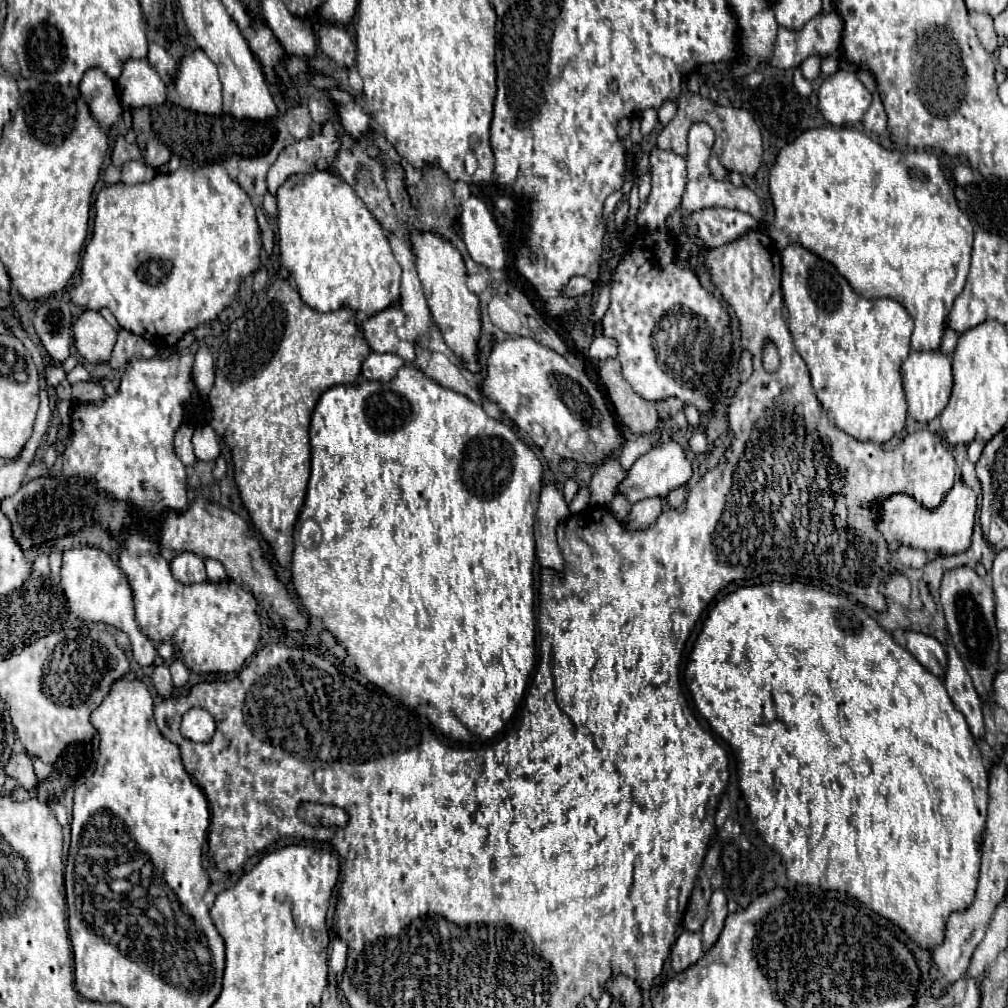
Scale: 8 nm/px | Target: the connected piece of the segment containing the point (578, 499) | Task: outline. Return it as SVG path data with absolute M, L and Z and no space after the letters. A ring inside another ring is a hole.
M581 487L581 489L579 489L579 493L575 495L575 499L571 501L569 511L575 515L575 513L585 511L587 507L589 507L589 489L587 489L587 487Z

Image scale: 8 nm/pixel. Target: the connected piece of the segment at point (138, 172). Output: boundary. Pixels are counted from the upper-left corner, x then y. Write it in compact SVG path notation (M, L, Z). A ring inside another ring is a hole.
M127 161L121 169L121 181L125 185L135 185L143 181L151 181L155 177L155 169L141 161Z

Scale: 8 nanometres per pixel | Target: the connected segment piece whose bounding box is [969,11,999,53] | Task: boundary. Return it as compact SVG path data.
M971 11L971 13L969 13L969 21L971 21L971 25L975 27L977 37L979 37L981 45L985 47L985 51L987 51L987 53L993 53L993 51L999 47L997 33L995 33L995 29L993 29L993 17L989 17L987 13L975 13L975 11Z

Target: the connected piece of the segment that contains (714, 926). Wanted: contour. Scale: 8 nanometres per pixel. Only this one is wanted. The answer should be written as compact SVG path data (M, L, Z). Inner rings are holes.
M721 889L713 891L711 895L711 901L709 901L709 911L707 911L707 919L703 923L703 929L701 929L701 937L703 937L703 951L707 953L711 949L711 945L717 941L721 929L723 929L723 923L725 923L725 917L727 917L727 897Z

